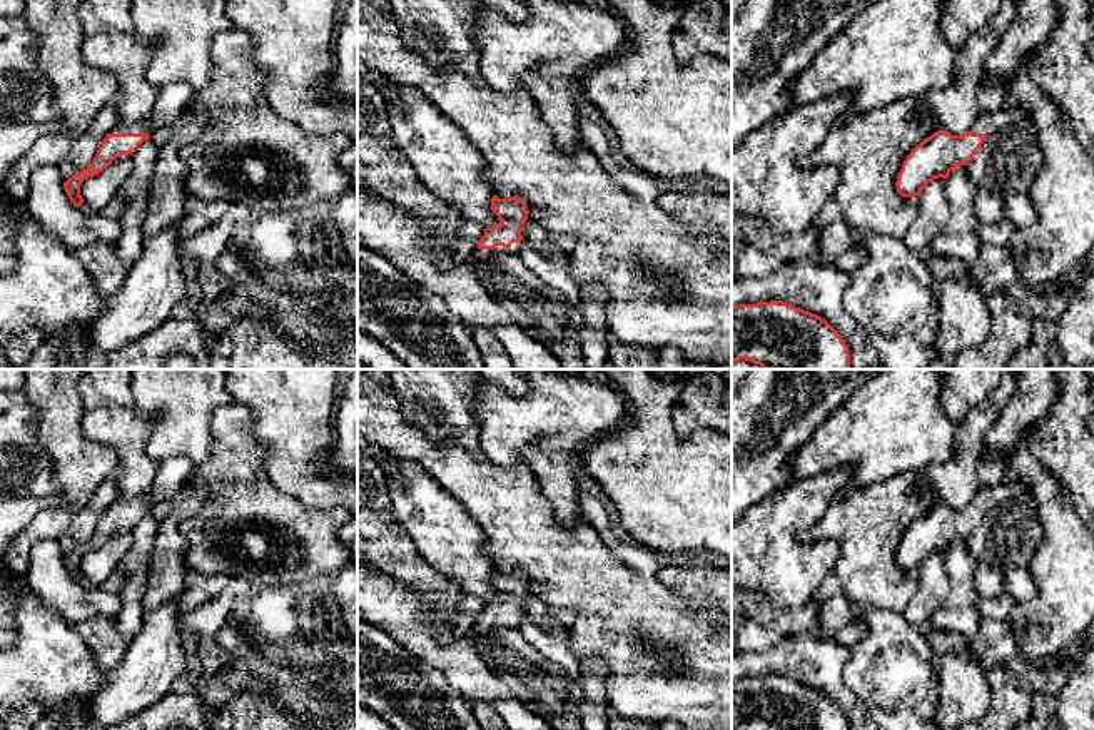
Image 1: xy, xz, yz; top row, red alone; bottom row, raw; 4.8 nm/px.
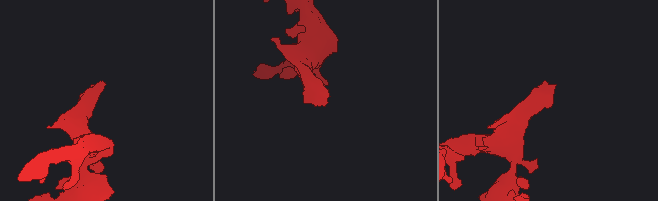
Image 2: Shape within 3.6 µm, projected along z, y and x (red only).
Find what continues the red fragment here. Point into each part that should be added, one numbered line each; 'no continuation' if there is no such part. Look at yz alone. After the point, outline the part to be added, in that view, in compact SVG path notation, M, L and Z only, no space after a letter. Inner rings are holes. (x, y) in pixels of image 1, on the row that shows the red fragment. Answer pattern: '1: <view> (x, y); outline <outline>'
1: yz (987, 122); outline M1002 107L994 112L984 112L977 117L975 124L972 125L972 134L990 135L994 130L1005 124L1014 124L1026 117L1022 109L1009 109Z

